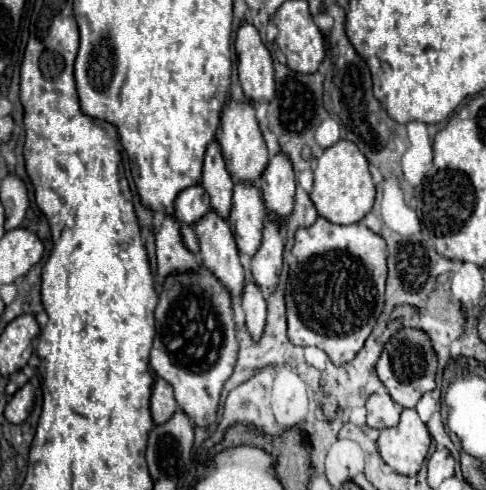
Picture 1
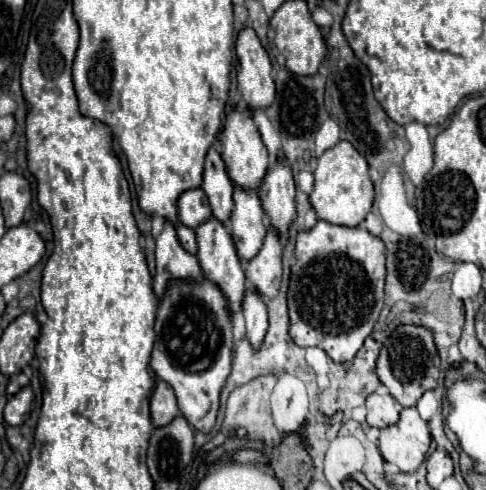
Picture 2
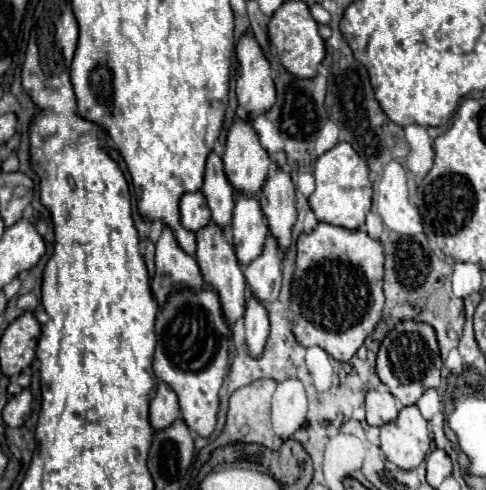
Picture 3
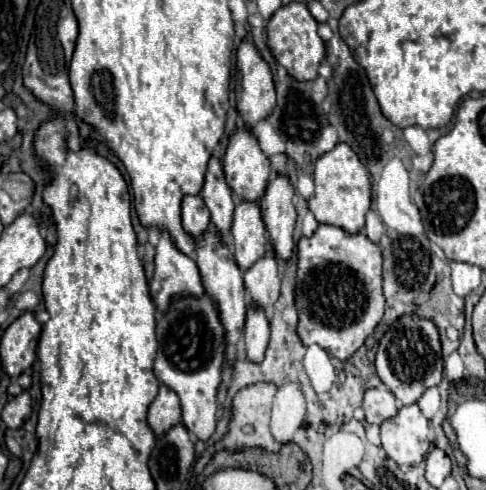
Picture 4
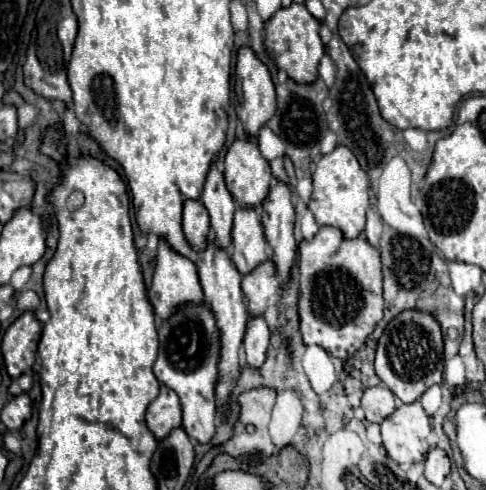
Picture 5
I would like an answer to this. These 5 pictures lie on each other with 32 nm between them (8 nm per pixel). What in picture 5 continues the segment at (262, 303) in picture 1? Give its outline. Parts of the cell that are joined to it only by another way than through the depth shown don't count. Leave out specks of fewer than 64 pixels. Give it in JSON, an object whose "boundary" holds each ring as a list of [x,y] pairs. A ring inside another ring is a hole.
{"boundary":[[[260,316],[260,320],[248,320],[246,336],[244,336],[244,350],[246,350],[246,362],[252,368],[260,368],[266,360],[266,350],[270,344],[270,330]]]}

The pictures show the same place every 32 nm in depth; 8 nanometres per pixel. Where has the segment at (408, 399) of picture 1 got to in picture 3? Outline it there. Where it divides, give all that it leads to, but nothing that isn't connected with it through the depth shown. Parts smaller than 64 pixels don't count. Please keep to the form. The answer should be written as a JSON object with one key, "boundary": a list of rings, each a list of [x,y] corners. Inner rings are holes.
{"boundary":[[[416,320],[398,322],[380,344],[376,358],[376,372],[380,380],[388,386],[388,390],[402,402],[402,406],[416,404],[418,398],[428,388],[436,388],[440,384],[442,360],[434,328],[426,322],[416,322]]]}

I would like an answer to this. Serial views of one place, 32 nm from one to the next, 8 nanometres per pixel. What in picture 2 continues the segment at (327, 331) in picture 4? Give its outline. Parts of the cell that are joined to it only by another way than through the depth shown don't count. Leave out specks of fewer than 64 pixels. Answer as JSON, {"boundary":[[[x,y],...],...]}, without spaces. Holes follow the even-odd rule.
{"boundary":[[[324,220],[310,232],[300,232],[294,250],[296,262],[292,266],[288,308],[290,308],[290,336],[298,346],[318,346],[334,362],[350,362],[370,336],[382,306],[384,306],[384,276],[386,276],[386,248],[384,242],[372,236],[362,226],[348,228]]]}

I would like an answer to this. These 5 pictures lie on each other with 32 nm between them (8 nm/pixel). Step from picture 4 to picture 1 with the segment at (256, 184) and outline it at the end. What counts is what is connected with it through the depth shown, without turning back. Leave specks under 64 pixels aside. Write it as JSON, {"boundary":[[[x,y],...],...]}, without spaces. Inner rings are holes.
{"boundary":[[[230,100],[224,106],[224,112],[222,112],[222,132],[218,136],[218,142],[222,146],[222,156],[224,156],[226,168],[228,168],[228,172],[232,174],[232,178],[236,182],[254,184],[262,176],[262,172],[266,170],[270,158],[268,158],[268,150],[266,150],[266,142],[262,138],[260,126],[256,122],[256,108],[254,108],[254,104]]]}

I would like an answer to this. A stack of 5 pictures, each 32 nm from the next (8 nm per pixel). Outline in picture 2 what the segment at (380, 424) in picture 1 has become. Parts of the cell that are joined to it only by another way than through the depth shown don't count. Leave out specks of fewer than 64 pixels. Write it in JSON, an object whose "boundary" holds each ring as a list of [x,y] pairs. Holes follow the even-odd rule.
{"boundary":[[[372,392],[366,398],[366,422],[374,428],[384,428],[388,424],[396,424],[402,406],[388,392]]]}

